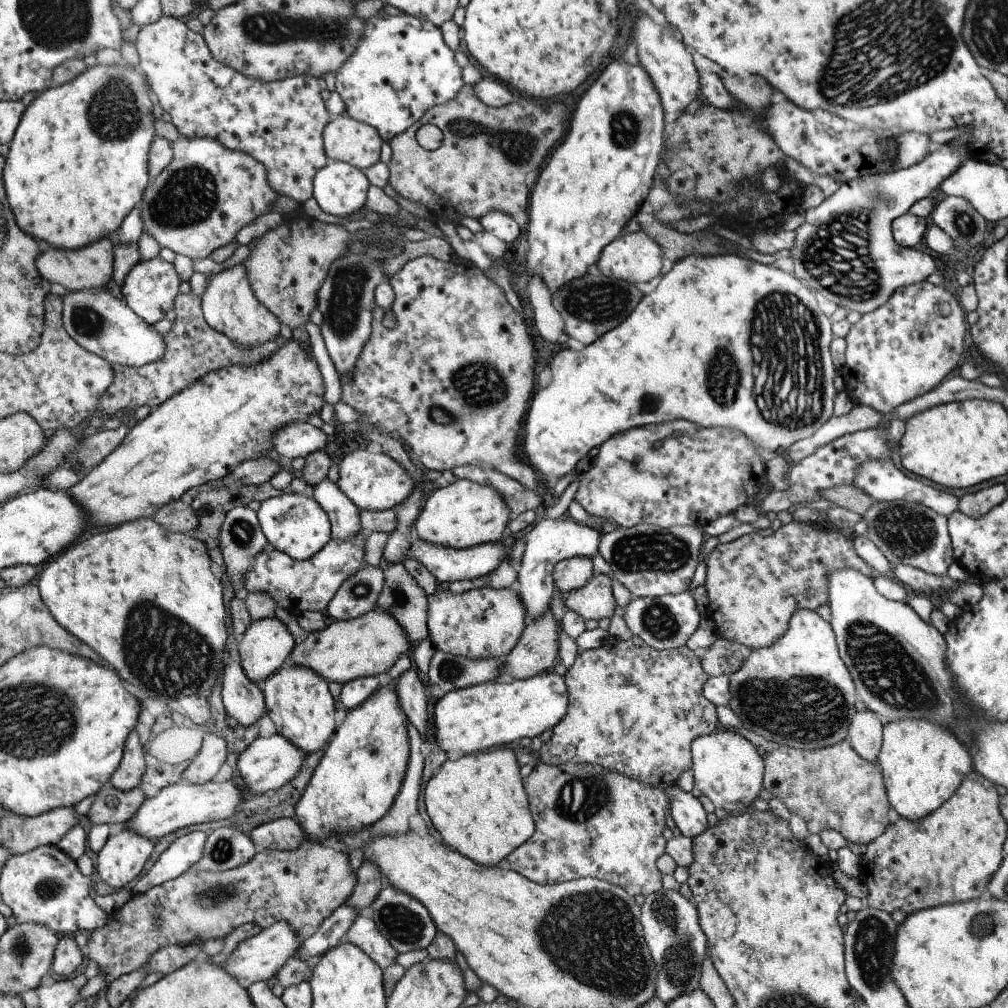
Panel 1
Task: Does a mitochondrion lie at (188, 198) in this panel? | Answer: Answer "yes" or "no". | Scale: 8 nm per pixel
yes

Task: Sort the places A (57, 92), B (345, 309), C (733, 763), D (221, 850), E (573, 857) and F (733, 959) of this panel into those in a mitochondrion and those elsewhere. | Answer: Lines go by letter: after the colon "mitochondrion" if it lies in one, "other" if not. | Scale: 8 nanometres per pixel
A: other
B: mitochondrion
C: other
D: mitochondrion
E: other
F: other

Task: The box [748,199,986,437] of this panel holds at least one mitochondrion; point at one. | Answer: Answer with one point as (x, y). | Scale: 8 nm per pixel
(965, 224)

